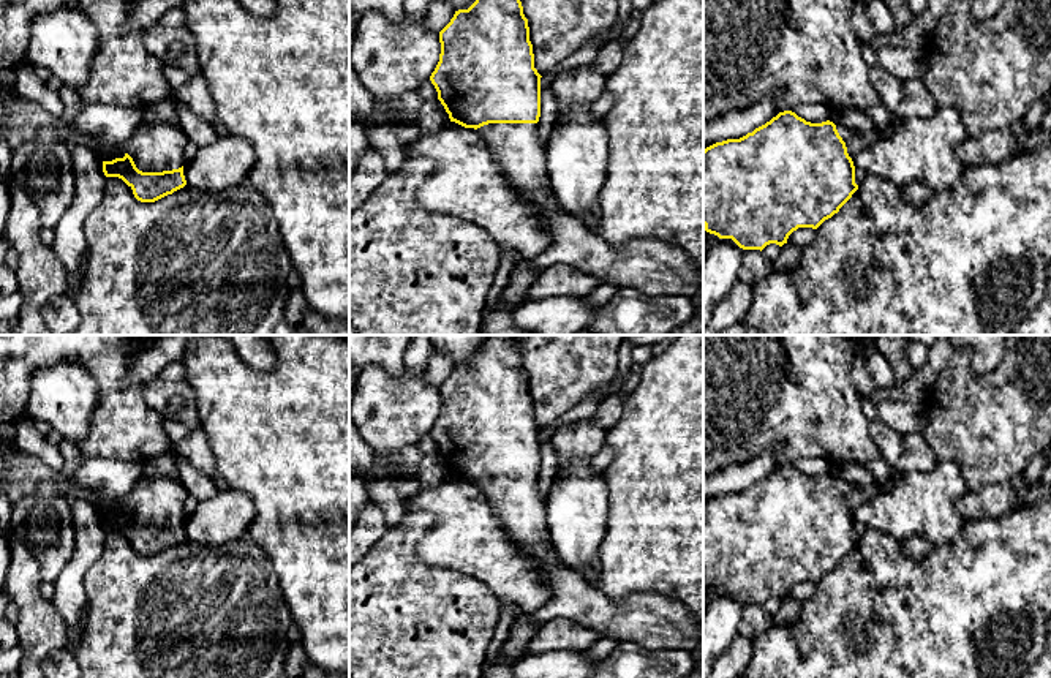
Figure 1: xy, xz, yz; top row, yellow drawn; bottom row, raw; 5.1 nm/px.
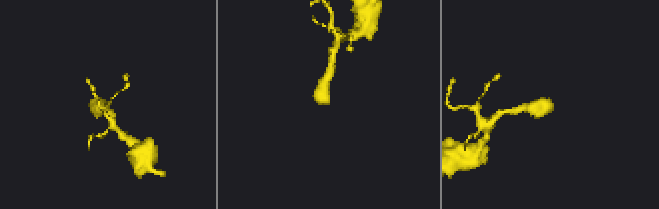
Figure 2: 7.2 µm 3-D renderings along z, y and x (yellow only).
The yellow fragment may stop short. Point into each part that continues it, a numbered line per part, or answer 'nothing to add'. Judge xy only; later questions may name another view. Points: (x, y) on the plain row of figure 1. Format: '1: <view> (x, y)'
1: xy (155, 500)

